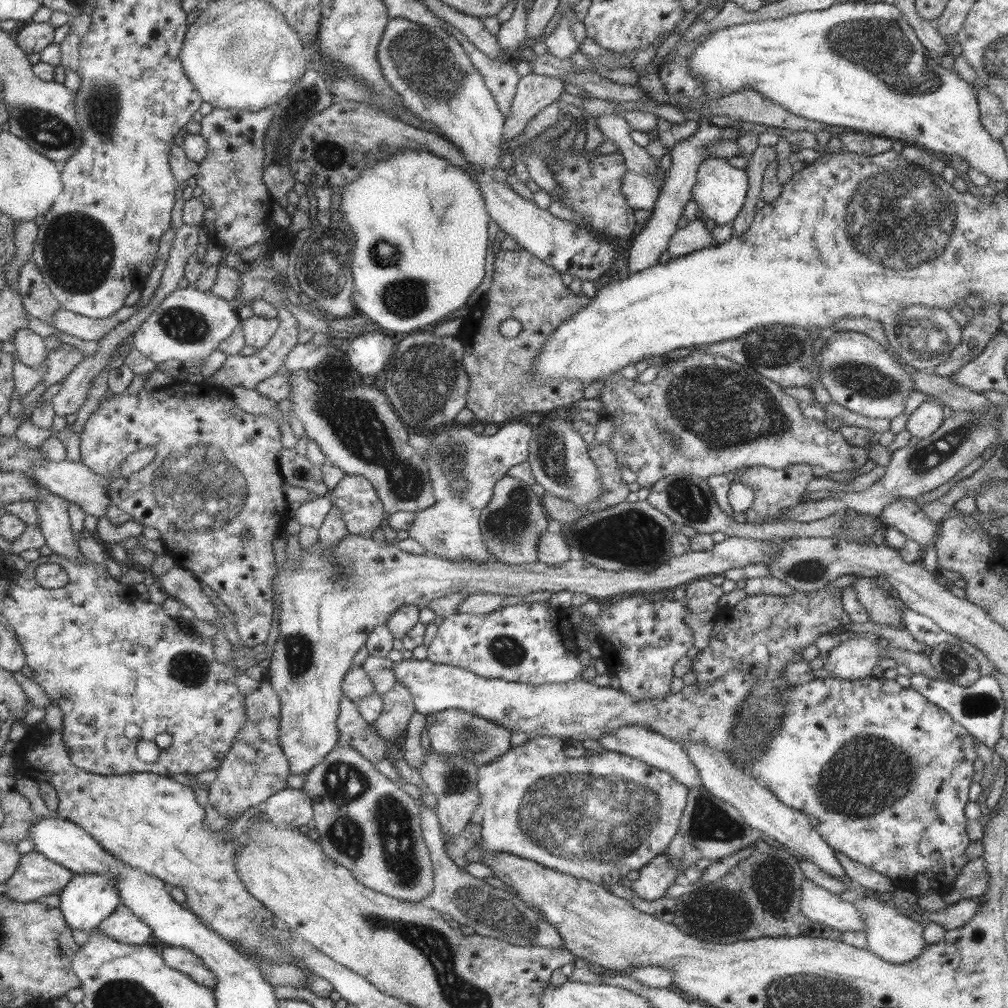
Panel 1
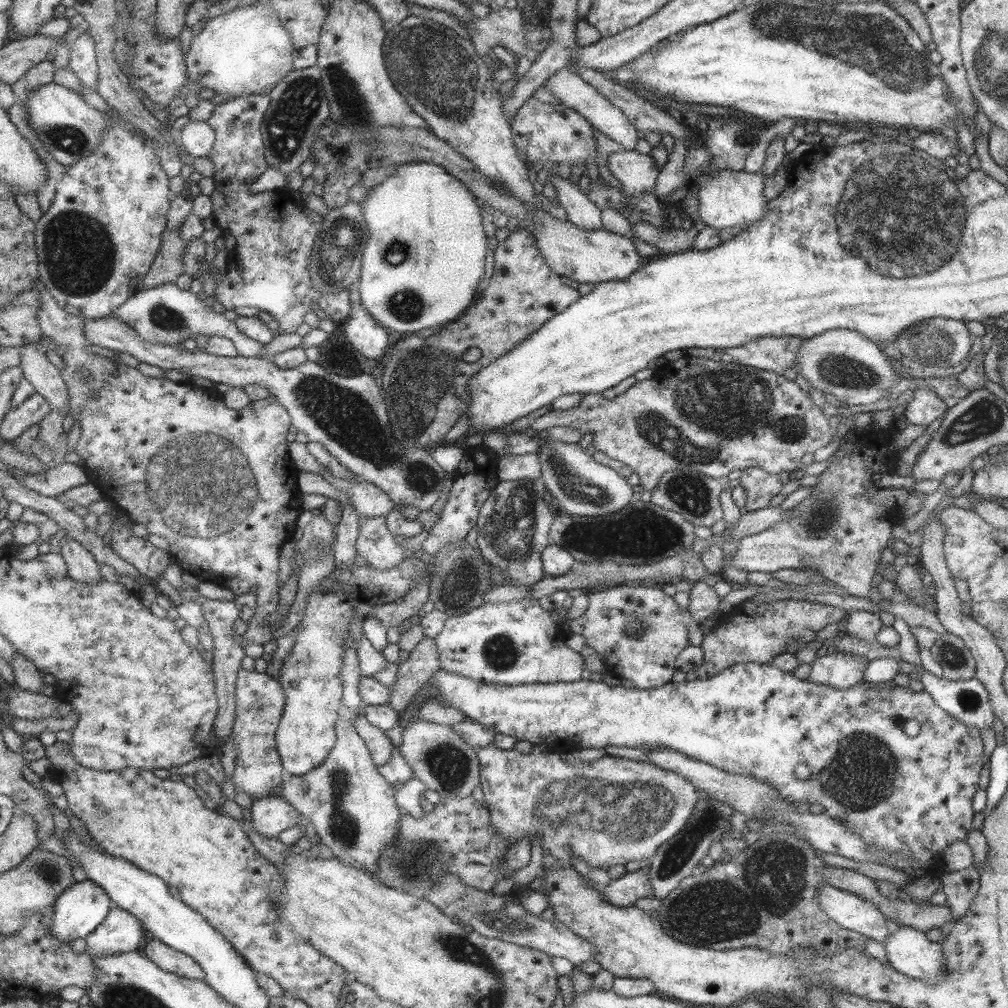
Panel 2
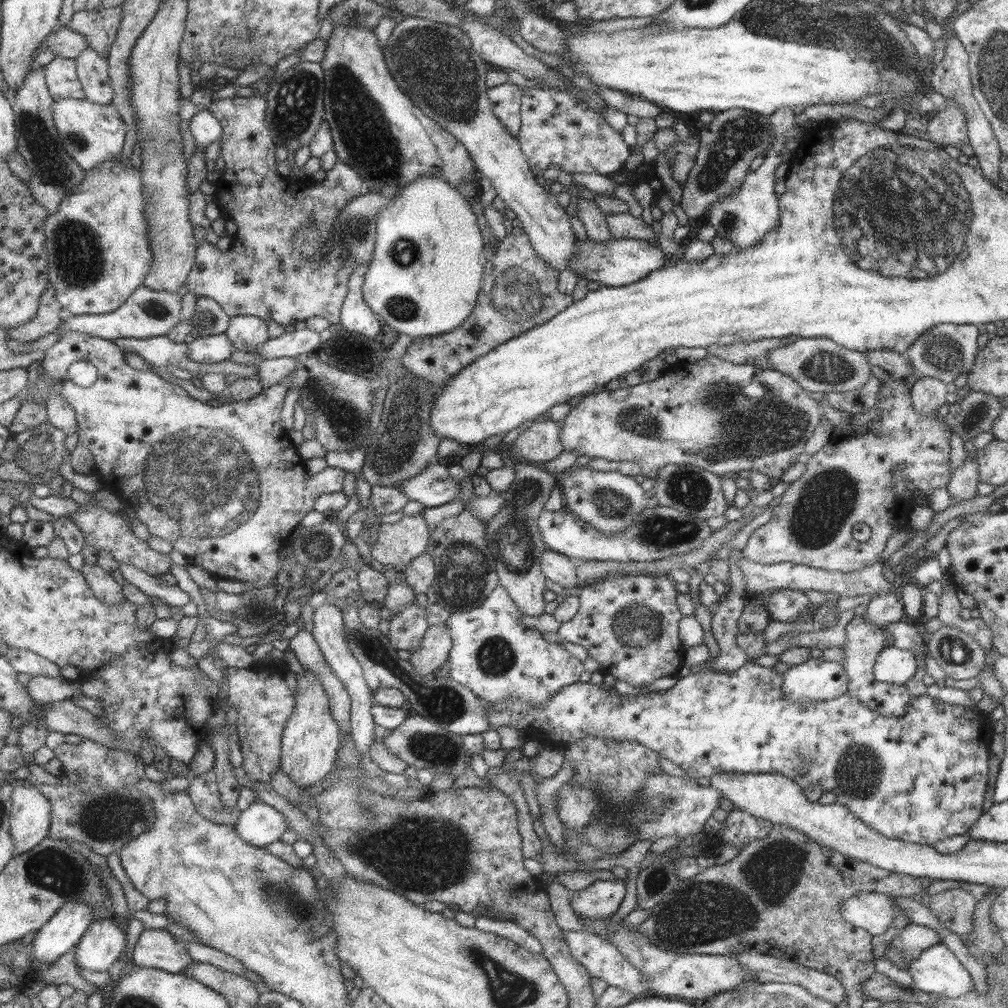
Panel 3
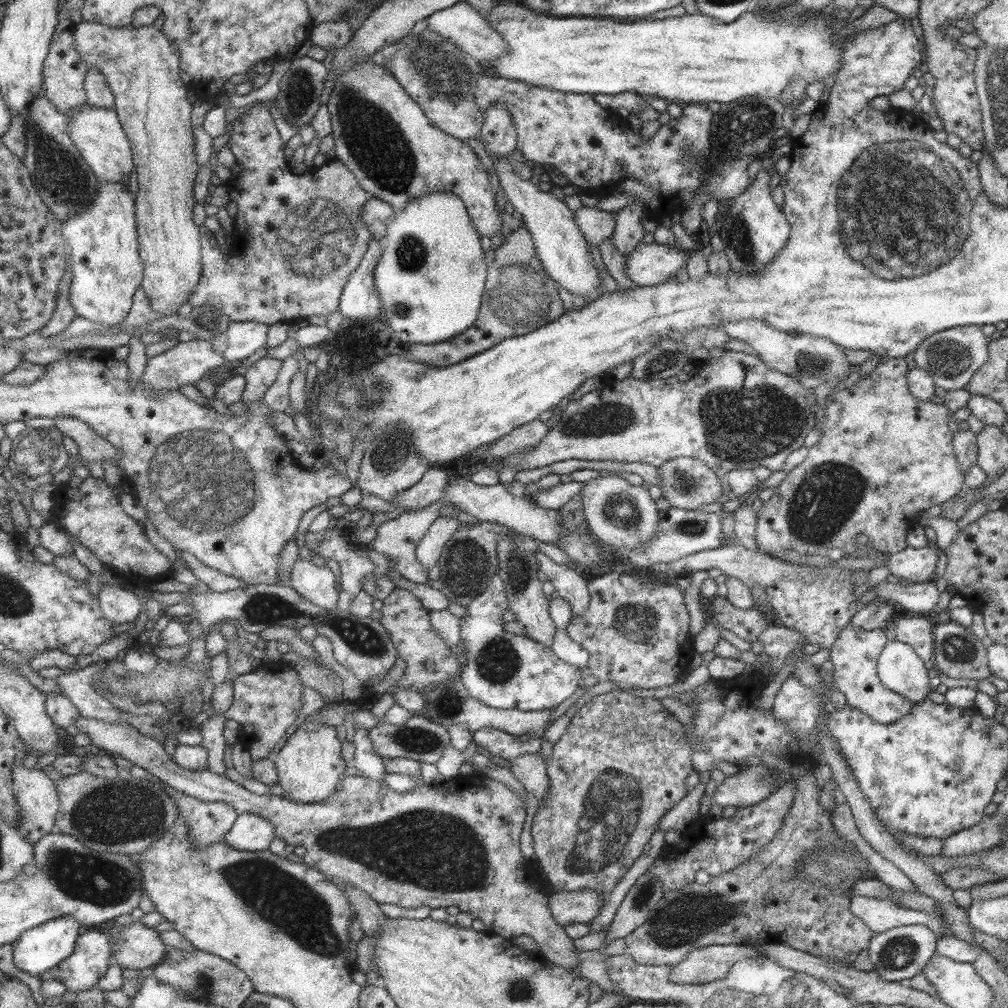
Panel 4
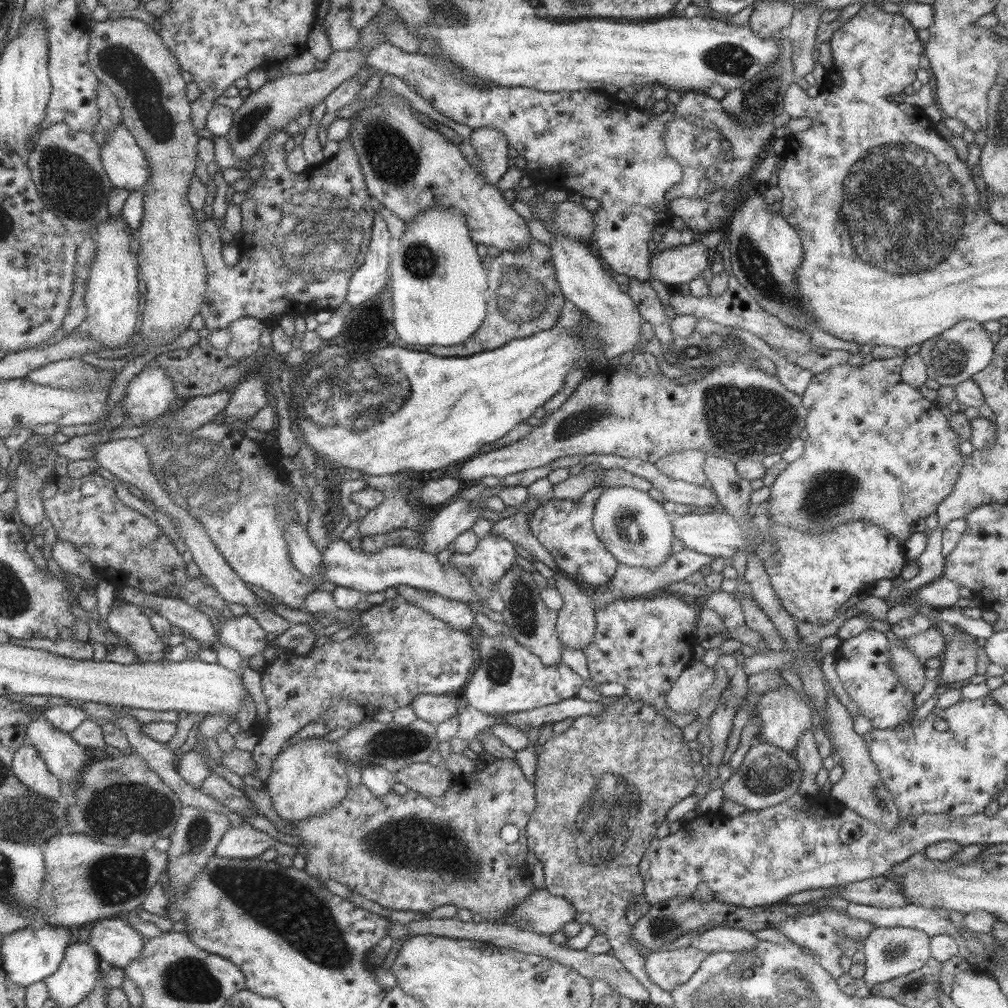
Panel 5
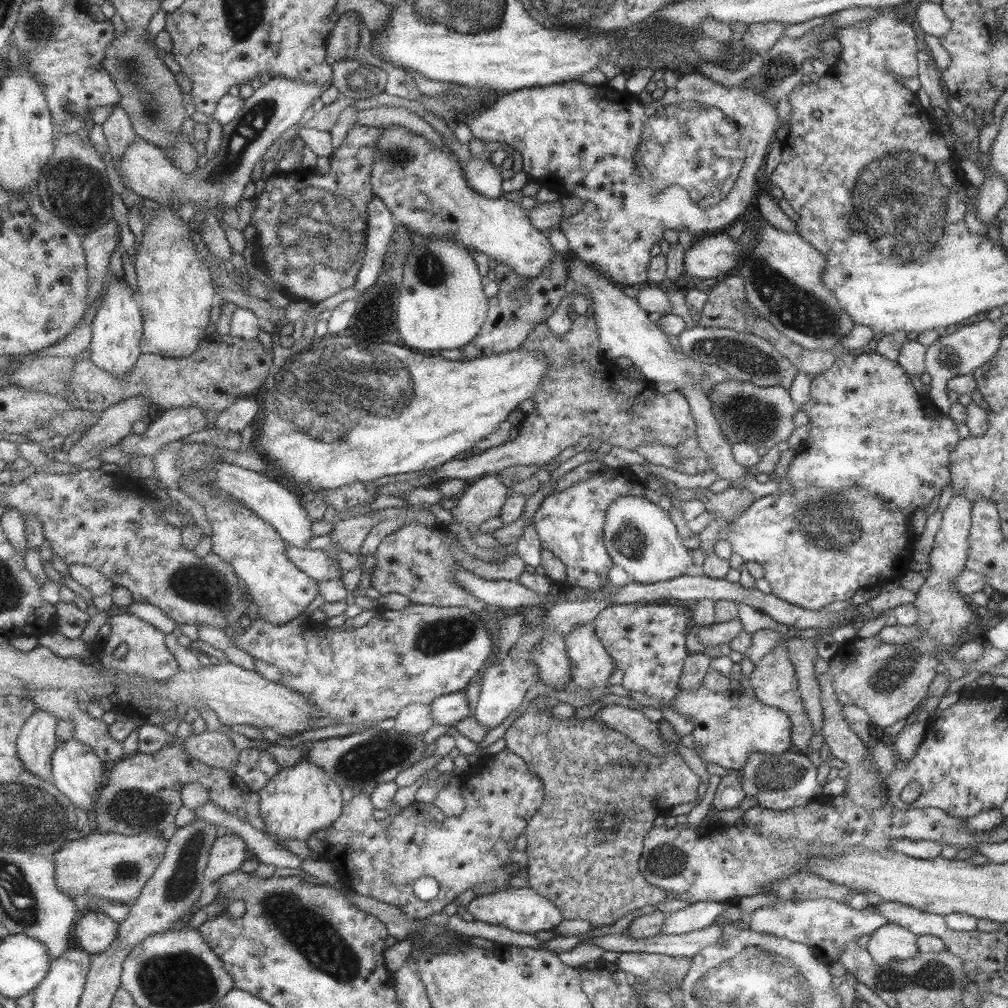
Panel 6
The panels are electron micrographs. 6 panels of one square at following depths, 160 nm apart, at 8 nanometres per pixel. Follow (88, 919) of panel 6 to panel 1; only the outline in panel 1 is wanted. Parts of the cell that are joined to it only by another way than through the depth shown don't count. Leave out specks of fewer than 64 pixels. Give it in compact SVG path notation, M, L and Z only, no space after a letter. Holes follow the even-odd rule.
M164 946L161 953L171 970L177 970L181 974L187 975L195 983L214 990L215 975L211 974L206 966L203 966L203 962L193 951L181 947Z

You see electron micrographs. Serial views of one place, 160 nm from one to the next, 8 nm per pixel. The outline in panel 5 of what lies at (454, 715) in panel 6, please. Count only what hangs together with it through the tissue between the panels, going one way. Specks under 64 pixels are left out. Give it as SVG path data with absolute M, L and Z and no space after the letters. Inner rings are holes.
M422 694L413 697L408 705L417 719L436 725L458 714L460 703L461 699L456 695Z

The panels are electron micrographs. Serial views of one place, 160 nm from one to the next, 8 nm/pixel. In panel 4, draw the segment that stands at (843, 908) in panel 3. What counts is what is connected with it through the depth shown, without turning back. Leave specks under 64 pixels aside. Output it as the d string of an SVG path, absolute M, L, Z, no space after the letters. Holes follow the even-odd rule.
M854 896L850 901L850 911L876 934L890 928L914 924L926 926L937 937L942 934L941 920L938 916L895 906L887 899Z

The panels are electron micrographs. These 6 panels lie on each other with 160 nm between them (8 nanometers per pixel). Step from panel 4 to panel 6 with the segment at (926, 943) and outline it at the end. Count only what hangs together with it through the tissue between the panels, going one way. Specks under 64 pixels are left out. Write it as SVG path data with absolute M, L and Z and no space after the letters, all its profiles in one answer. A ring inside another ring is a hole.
M885 923L876 928L866 943L866 950L875 966L883 967L899 960L913 958L918 953L918 935L896 924Z

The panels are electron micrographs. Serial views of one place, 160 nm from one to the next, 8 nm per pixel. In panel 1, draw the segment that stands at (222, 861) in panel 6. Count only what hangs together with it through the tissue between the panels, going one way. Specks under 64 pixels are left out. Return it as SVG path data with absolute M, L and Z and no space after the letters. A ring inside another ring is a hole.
M286 787L262 802L259 809L274 823L287 823L298 829L313 818L312 803L301 789Z

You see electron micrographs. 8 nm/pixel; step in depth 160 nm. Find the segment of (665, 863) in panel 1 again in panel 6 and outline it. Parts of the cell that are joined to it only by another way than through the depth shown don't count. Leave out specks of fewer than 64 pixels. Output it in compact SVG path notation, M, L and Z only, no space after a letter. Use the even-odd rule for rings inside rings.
M527 886L517 890L509 887L497 893L474 897L465 908L475 921L504 926L509 930L530 935L542 931L554 931L563 921L561 912L553 903Z

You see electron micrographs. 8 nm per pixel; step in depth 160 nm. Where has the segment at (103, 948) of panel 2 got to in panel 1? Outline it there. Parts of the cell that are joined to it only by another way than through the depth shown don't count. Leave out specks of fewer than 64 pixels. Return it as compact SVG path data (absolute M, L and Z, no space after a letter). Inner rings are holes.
M120 905L119 909L97 929L130 945L145 945L151 940L151 936L154 936L151 926L143 922L143 919L137 918L133 910L123 905Z

